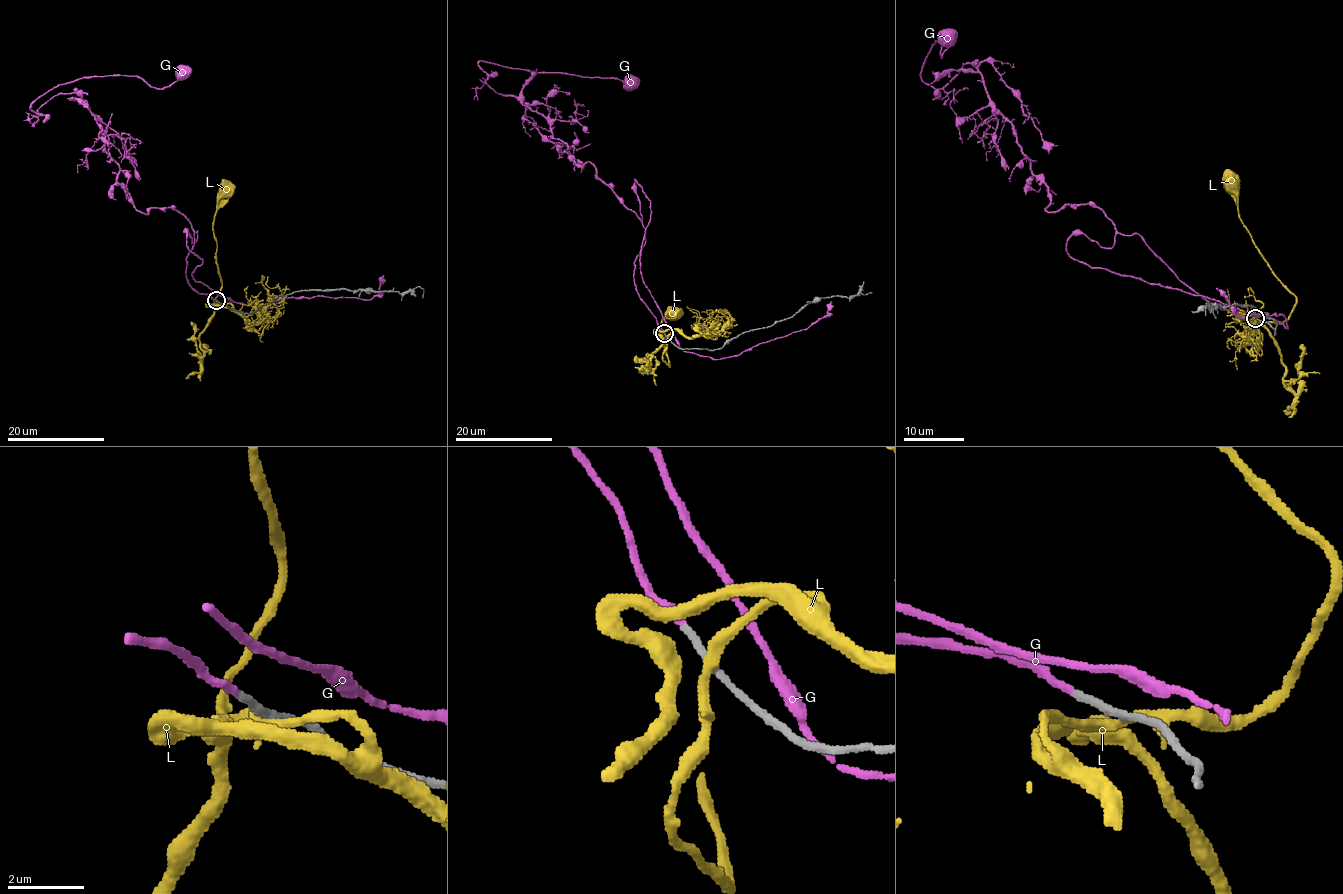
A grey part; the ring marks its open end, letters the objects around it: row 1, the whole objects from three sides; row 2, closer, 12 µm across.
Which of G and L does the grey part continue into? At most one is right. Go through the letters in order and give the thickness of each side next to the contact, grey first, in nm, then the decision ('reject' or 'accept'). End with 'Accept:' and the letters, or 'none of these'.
G: 200 nm thick on the grey side, 190 nm on the other; accept
L: 180 nm thick on the grey side, 280 nm on the other; reject
Accept: G

